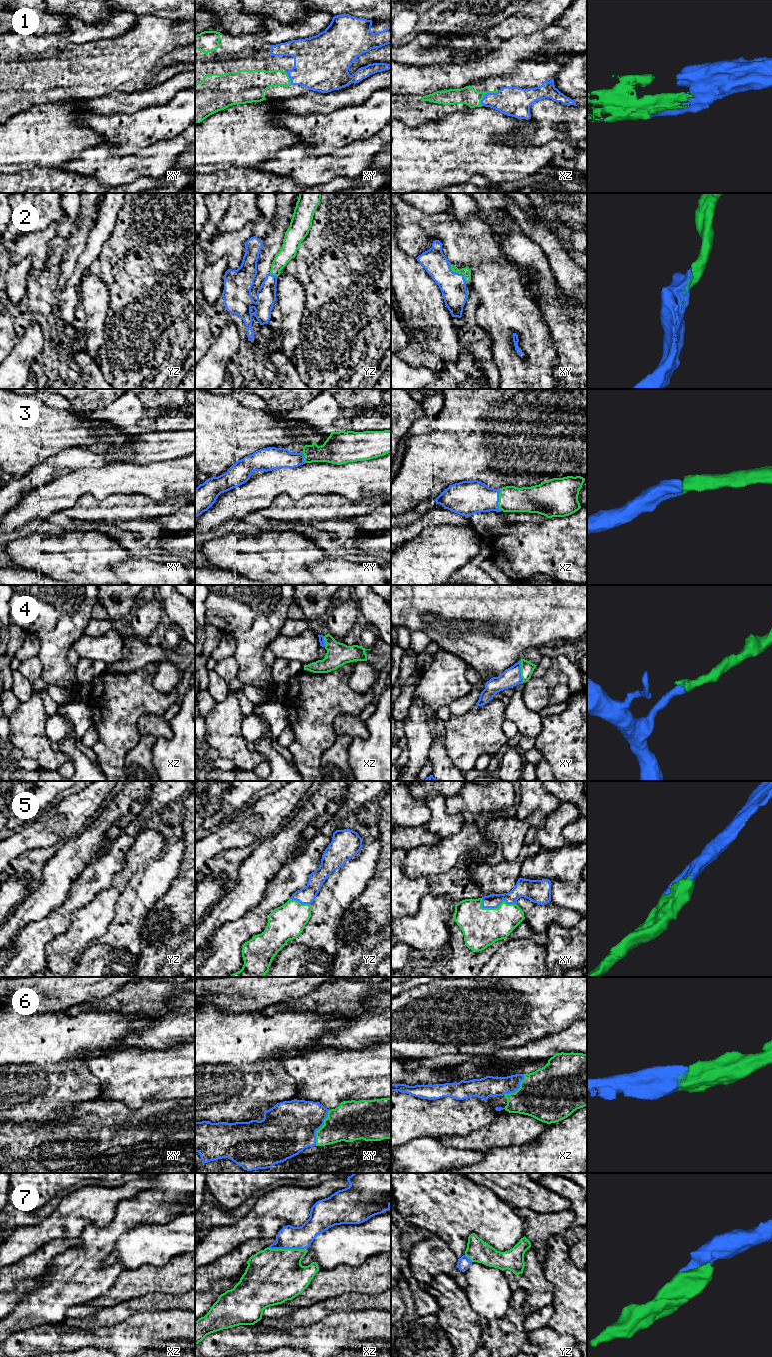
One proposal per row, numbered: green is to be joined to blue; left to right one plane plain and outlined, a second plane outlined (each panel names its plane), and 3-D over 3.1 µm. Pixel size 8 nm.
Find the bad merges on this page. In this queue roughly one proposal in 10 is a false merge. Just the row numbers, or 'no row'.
no row

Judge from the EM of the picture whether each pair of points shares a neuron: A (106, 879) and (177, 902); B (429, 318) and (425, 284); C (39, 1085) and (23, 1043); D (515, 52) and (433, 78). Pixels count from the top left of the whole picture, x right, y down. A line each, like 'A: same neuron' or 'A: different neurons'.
A: different neurons
B: same neuron
C: same neuron
D: same neuron

